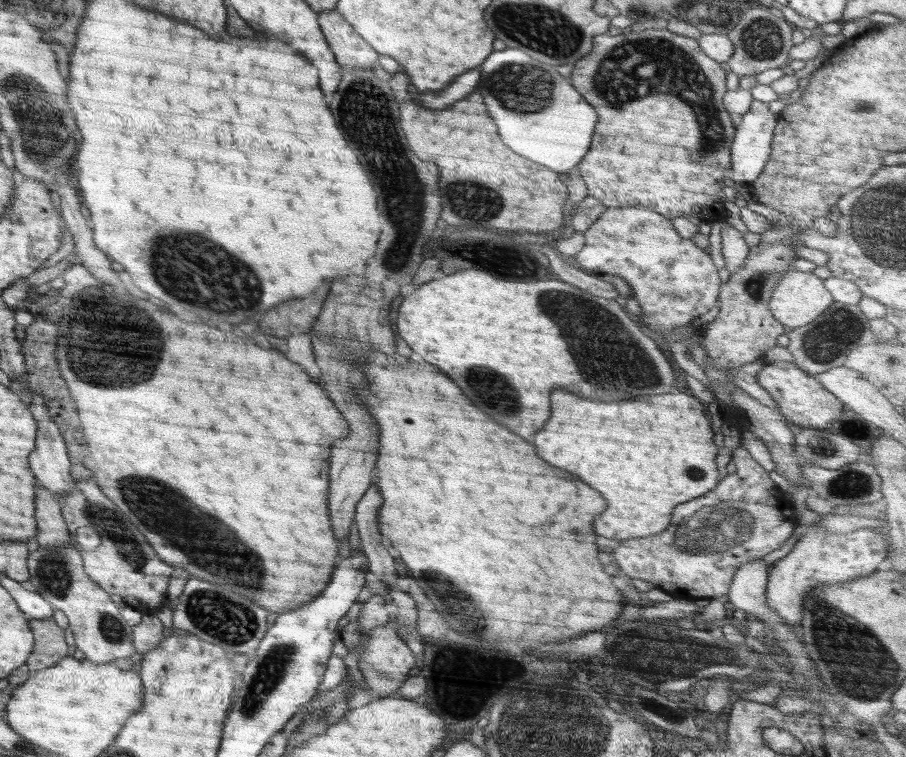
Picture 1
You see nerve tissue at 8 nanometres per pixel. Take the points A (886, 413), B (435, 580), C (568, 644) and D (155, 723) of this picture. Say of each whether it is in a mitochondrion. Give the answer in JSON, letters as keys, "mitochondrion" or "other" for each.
{"A":"other","B":"mitochondrion","C":"other","D":"other"}

